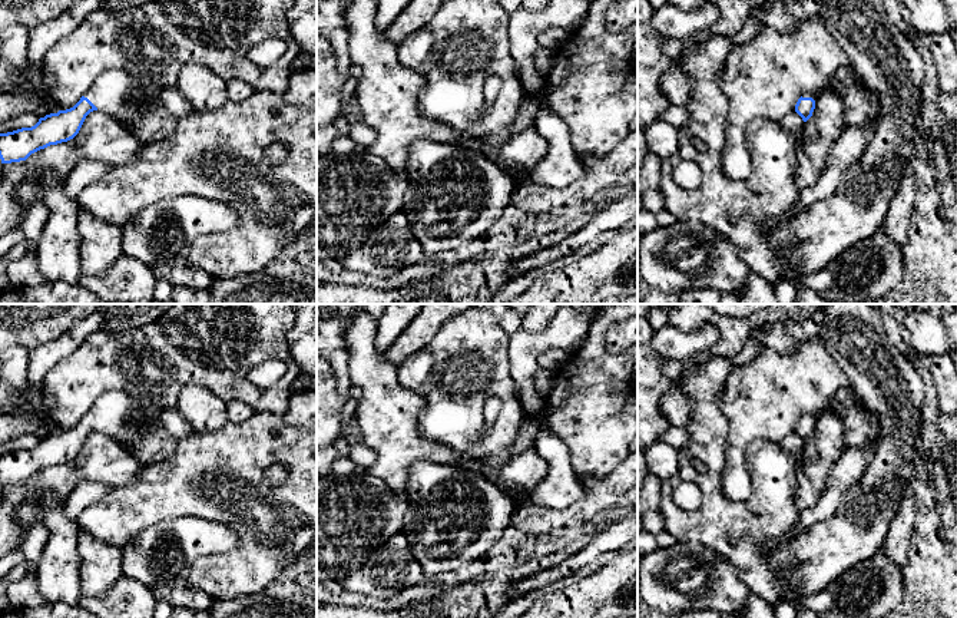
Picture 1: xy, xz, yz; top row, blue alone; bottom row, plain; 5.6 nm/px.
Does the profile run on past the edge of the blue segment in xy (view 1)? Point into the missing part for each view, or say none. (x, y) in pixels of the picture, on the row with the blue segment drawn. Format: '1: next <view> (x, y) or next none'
1: next xy (132, 101)

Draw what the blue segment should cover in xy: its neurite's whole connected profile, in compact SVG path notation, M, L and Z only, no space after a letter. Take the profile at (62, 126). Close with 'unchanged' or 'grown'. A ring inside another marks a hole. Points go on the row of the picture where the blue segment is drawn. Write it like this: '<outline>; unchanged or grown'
M105 70L73 108L46 115L32 128L0 133L1 163L26 161L40 149L73 139L93 110L126 126L146 145L169 138L178 120L162 106L163 90L156 79Z; grown

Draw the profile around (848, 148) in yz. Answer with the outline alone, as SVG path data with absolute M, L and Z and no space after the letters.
M858 126L845 128L831 146L827 163L814 186L799 189L797 204L785 214L797 217L818 201L832 198L840 189L845 172L861 159L865 149L867 132Z

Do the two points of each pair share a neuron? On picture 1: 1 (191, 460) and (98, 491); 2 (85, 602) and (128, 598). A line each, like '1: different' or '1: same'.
1: different
2: same

